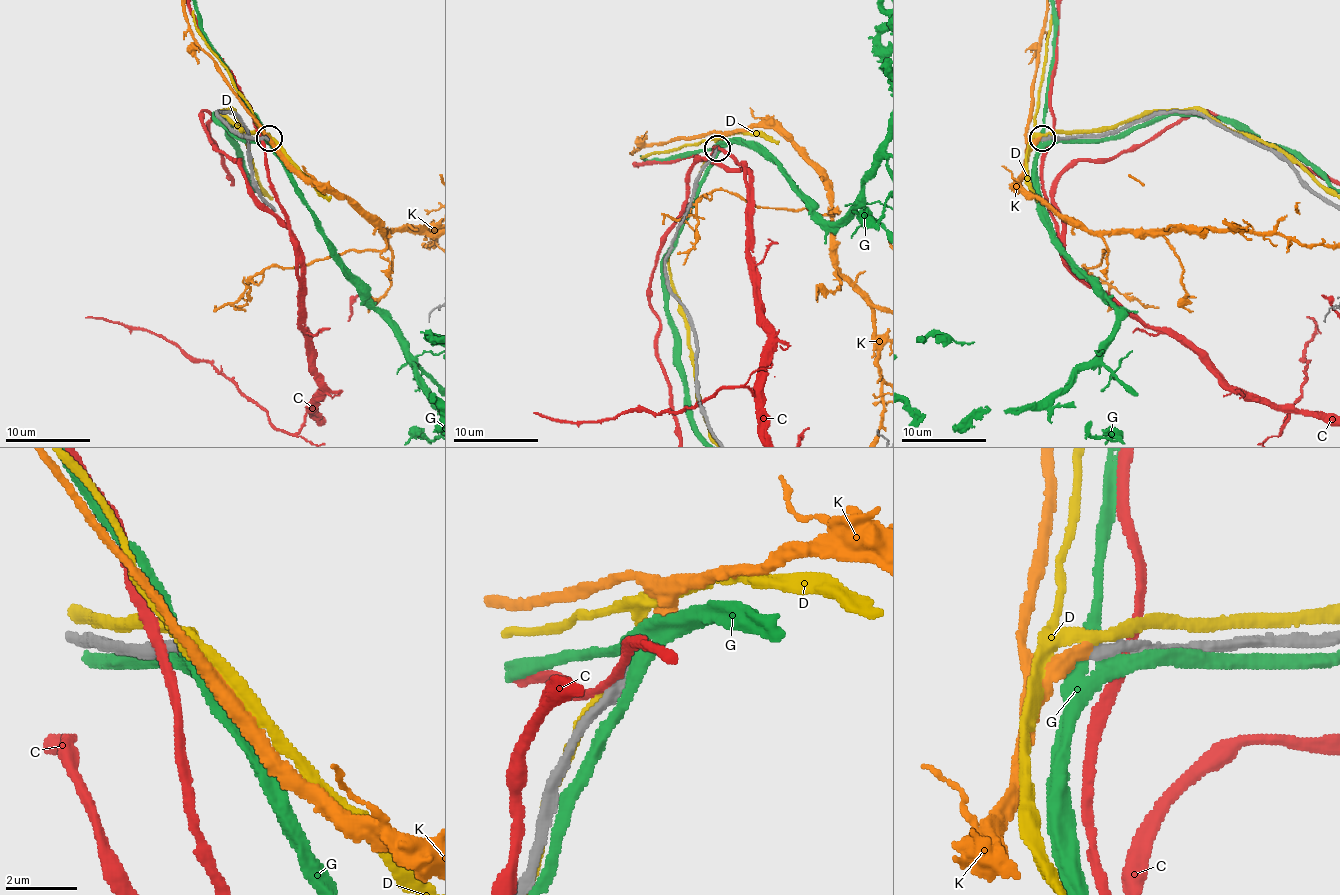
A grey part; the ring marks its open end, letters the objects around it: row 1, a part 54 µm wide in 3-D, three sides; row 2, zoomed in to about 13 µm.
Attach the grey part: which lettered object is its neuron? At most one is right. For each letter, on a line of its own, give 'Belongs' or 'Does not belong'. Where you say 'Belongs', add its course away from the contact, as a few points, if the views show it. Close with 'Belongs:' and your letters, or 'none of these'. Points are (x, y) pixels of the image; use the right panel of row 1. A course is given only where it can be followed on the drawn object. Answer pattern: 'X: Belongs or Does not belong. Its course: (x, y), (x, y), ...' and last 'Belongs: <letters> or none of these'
C: Does not belong
D: Does not belong
G: Does not belong
K: Belongs
Belongs: K

